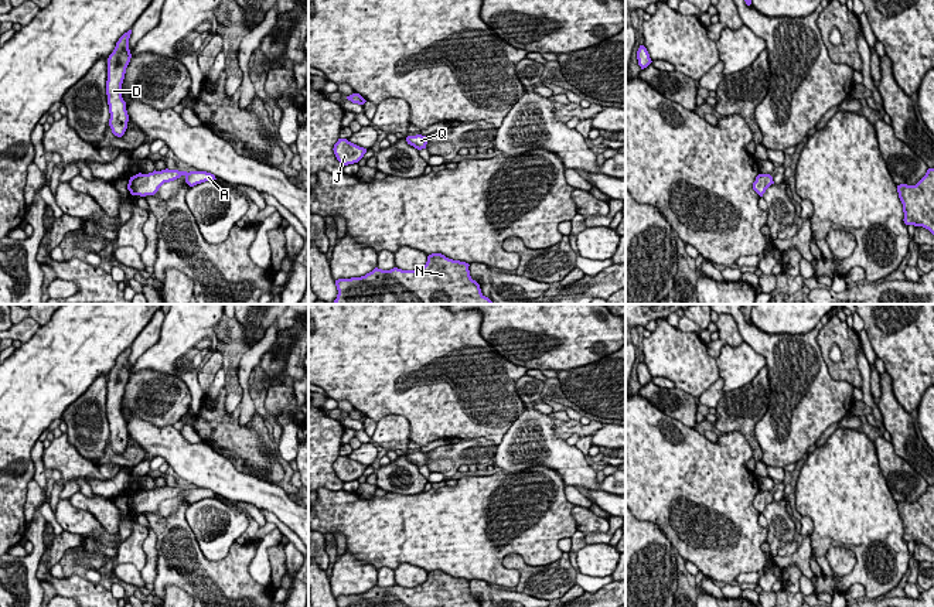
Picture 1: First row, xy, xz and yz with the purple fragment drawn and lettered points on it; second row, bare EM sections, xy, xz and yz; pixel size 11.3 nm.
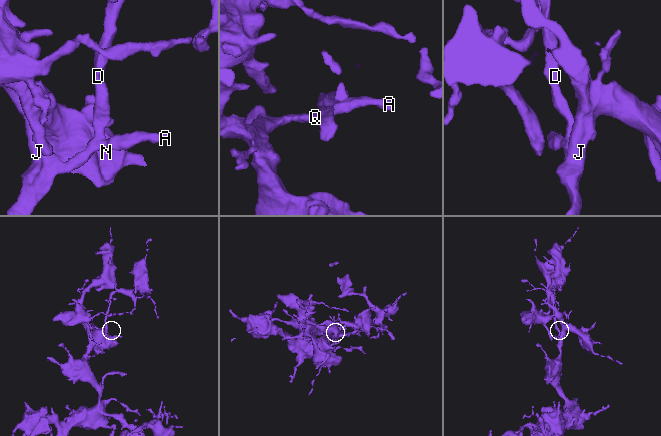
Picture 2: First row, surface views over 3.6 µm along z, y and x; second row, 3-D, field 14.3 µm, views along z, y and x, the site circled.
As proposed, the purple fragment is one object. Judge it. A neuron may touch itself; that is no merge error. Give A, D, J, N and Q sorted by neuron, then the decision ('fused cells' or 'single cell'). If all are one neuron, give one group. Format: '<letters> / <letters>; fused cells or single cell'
A D J N Q; single cell

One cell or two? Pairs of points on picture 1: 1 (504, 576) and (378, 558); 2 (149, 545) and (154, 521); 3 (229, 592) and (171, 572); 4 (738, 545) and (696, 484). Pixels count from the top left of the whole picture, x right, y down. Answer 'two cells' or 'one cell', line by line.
1: one cell
2: two cells
3: one cell
4: one cell

